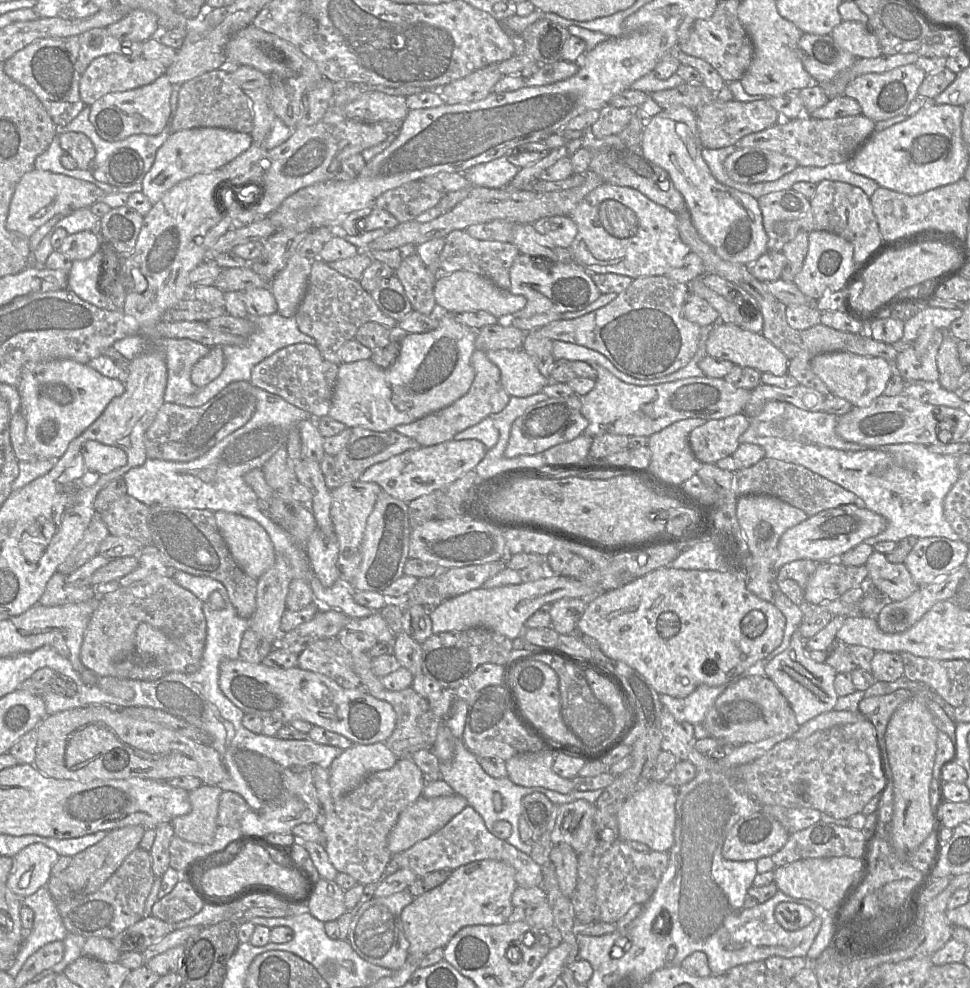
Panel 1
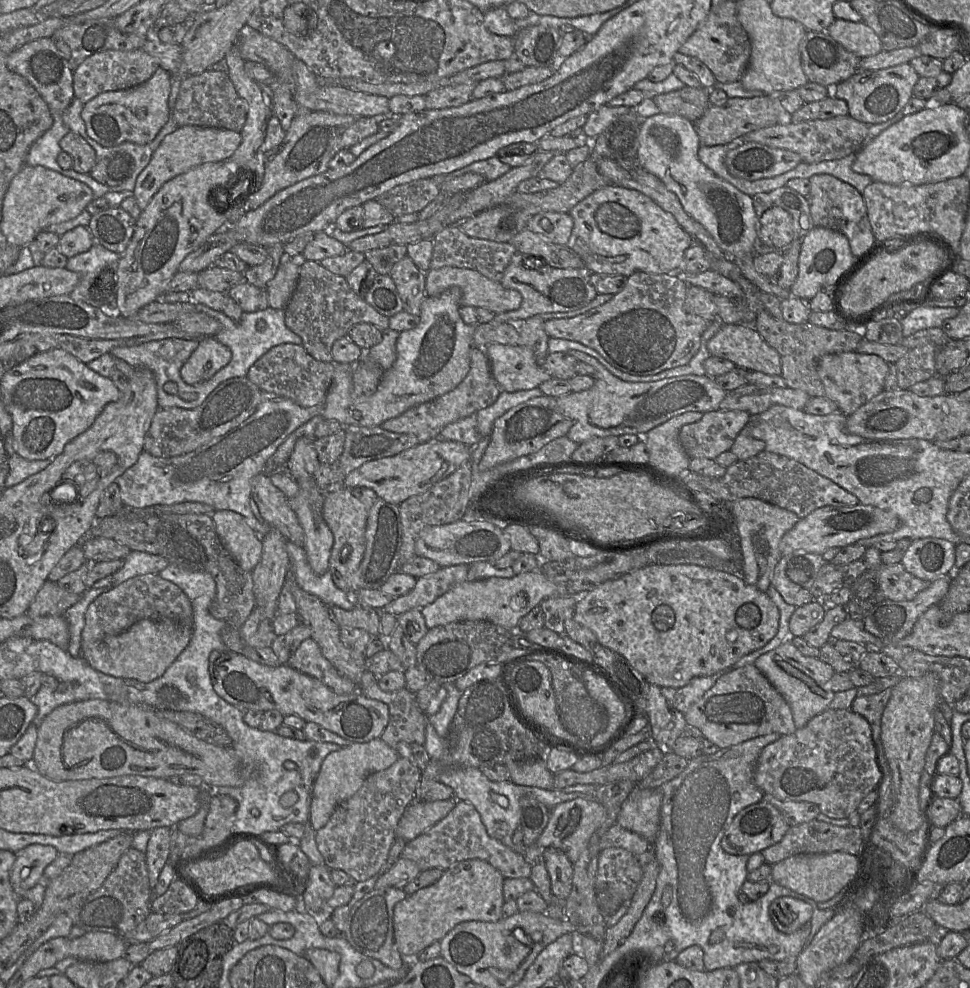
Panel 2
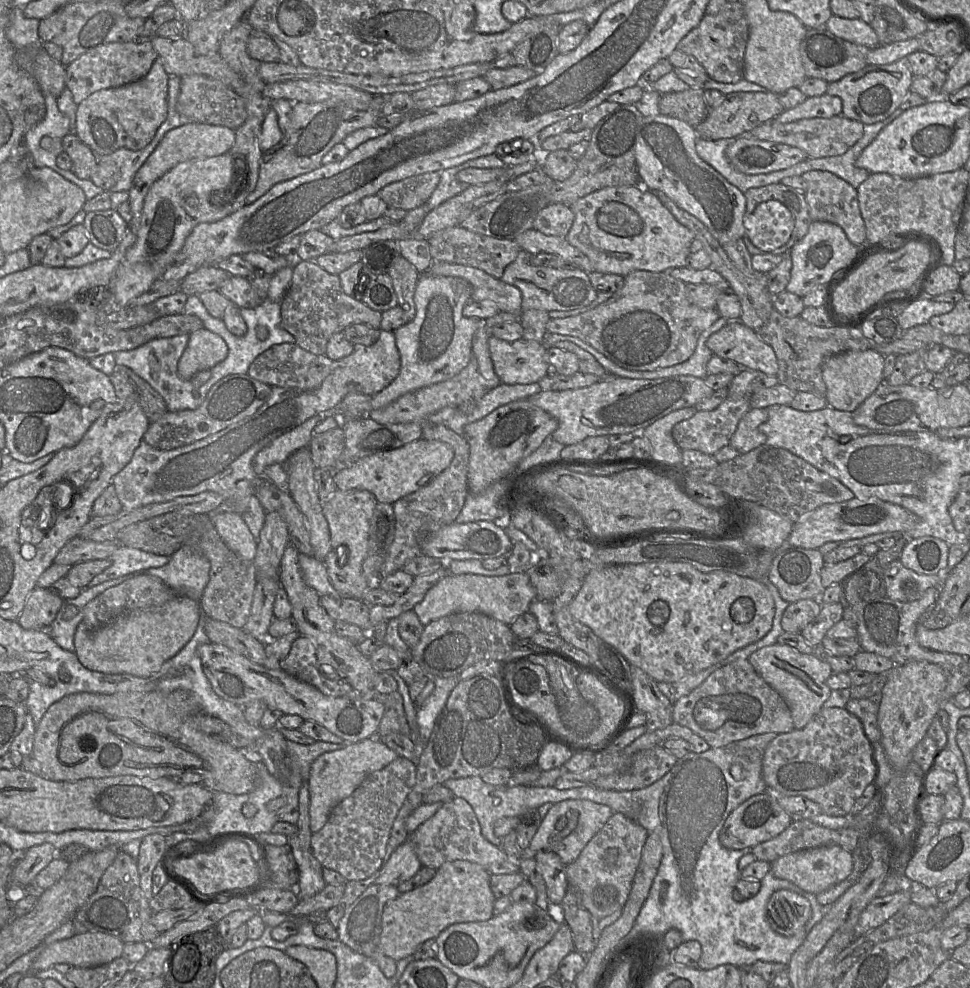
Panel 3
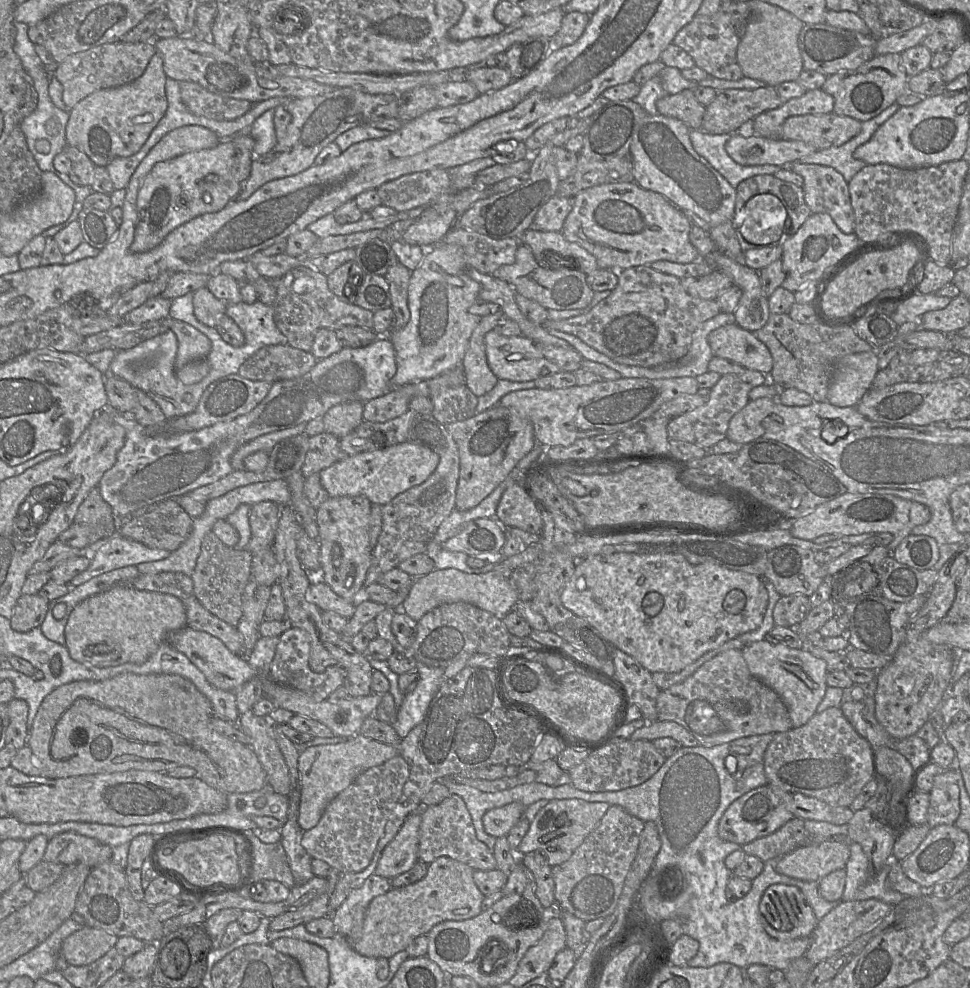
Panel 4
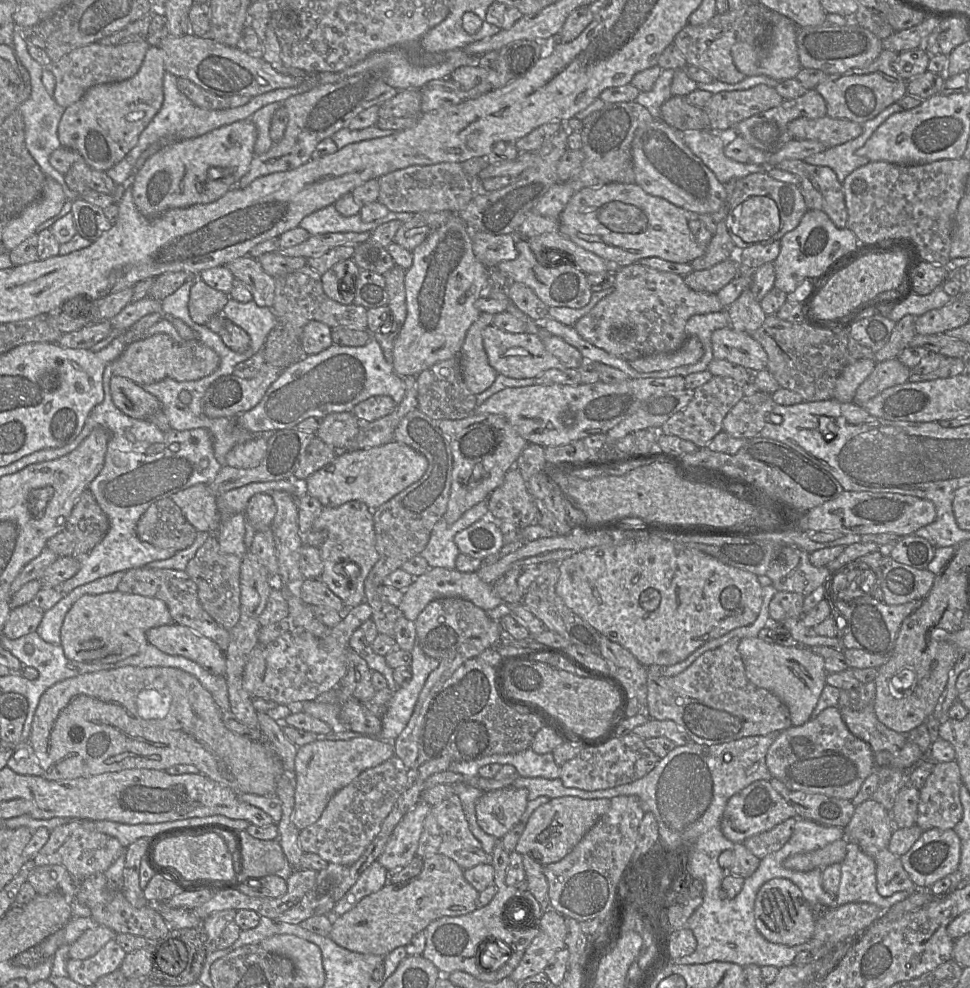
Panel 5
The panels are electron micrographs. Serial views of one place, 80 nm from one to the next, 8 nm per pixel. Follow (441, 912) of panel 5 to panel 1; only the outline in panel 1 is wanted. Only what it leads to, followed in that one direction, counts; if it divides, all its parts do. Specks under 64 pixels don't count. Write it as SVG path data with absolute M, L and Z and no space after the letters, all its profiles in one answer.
M478 860L456 868L445 882L415 897L402 910L401 922L409 942L409 955L427 955L436 948L444 948L465 926L506 923L514 908L511 899L517 887L515 869L501 861Z

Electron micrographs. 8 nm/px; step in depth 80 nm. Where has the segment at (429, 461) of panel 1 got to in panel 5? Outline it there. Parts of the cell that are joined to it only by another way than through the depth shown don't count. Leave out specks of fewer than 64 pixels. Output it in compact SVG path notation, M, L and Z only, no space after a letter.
M394 441L369 449L338 452L331 463L309 476L301 486L305 493L317 498L324 508L360 501L371 510L376 510L420 480L427 468L428 460L424 455Z

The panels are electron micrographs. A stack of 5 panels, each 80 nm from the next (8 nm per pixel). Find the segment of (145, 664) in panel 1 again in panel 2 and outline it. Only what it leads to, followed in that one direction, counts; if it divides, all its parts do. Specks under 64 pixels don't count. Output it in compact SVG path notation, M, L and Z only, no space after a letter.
M158 574L138 575L100 594L84 614L81 642L98 643L107 636L117 635L142 619L174 620L193 628L194 615L191 601L177 585Z

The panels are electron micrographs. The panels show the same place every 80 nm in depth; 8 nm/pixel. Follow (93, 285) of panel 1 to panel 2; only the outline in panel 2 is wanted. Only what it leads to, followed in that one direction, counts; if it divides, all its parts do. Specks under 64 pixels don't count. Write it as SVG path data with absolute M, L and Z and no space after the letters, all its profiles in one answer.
M97 243L88 251L68 258L66 268L79 275L79 282L70 295L87 303L95 303L91 297L91 286L106 267L116 271L119 259L119 254Z

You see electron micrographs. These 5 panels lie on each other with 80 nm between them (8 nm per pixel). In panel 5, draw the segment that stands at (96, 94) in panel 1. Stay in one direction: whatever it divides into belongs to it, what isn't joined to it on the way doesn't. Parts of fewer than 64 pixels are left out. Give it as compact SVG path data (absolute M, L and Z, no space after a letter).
M146 40L129 42L123 45L102 45L91 43L65 54L52 62L49 69L55 77L53 99L67 108L78 101L92 86L121 82L133 77L140 69L150 44Z

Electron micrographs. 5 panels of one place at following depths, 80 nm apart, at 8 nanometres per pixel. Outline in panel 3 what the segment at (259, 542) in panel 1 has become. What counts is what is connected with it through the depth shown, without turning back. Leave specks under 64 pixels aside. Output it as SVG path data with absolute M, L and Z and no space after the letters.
M232 511L218 513L213 517L213 524L230 550L245 560L254 560L258 542L240 514Z

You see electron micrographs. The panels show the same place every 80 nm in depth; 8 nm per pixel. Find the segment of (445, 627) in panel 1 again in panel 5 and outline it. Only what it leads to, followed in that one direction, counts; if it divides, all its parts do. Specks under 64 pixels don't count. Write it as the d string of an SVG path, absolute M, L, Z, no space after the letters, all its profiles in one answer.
M430 568L425 574L414 578L412 584L404 590L404 597L399 606L403 616L415 621L424 608L439 598L458 597L472 602L475 606L489 611L505 603L495 594L492 585L483 582L477 572L463 573L456 569Z

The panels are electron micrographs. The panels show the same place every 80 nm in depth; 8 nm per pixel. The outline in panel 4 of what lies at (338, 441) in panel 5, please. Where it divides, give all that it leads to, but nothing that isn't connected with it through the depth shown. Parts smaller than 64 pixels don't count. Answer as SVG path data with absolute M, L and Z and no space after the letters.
M351 401L336 405L323 417L324 432L343 438L363 422L364 403Z

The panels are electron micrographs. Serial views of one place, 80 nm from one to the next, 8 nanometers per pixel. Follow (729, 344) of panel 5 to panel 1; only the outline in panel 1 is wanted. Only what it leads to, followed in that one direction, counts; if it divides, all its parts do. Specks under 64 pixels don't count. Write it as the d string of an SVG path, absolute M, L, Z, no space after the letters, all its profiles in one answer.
M718 322L713 325L707 340L707 354L716 359L731 361L737 366L754 368L761 373L784 376L788 372L787 358L777 347L761 333L744 330L735 324Z

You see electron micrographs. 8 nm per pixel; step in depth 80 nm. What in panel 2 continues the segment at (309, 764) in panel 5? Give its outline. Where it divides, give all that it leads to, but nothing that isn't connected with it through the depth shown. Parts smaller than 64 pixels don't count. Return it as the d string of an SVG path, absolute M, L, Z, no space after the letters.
M380 738L366 743L354 743L327 755L312 789L309 822L313 830L318 831L324 827L336 807L352 797L362 787L369 775L389 768L399 757L395 749Z

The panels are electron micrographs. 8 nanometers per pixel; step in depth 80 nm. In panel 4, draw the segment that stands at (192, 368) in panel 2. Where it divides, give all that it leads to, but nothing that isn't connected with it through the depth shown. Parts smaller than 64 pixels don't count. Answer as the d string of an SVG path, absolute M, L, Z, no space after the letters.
M169 318L171 319L171 330L177 335L179 342L175 372L194 360L206 358L212 348L210 339L194 326Z

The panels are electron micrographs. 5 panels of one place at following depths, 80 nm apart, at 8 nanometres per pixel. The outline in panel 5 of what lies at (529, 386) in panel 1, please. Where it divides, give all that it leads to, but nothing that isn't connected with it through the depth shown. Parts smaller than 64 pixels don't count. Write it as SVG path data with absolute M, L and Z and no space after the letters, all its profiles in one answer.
M490 325L483 330L482 336L488 361L498 374L514 379L525 379L537 377L549 369L565 369L564 365L545 349L537 334L529 332L513 334Z

